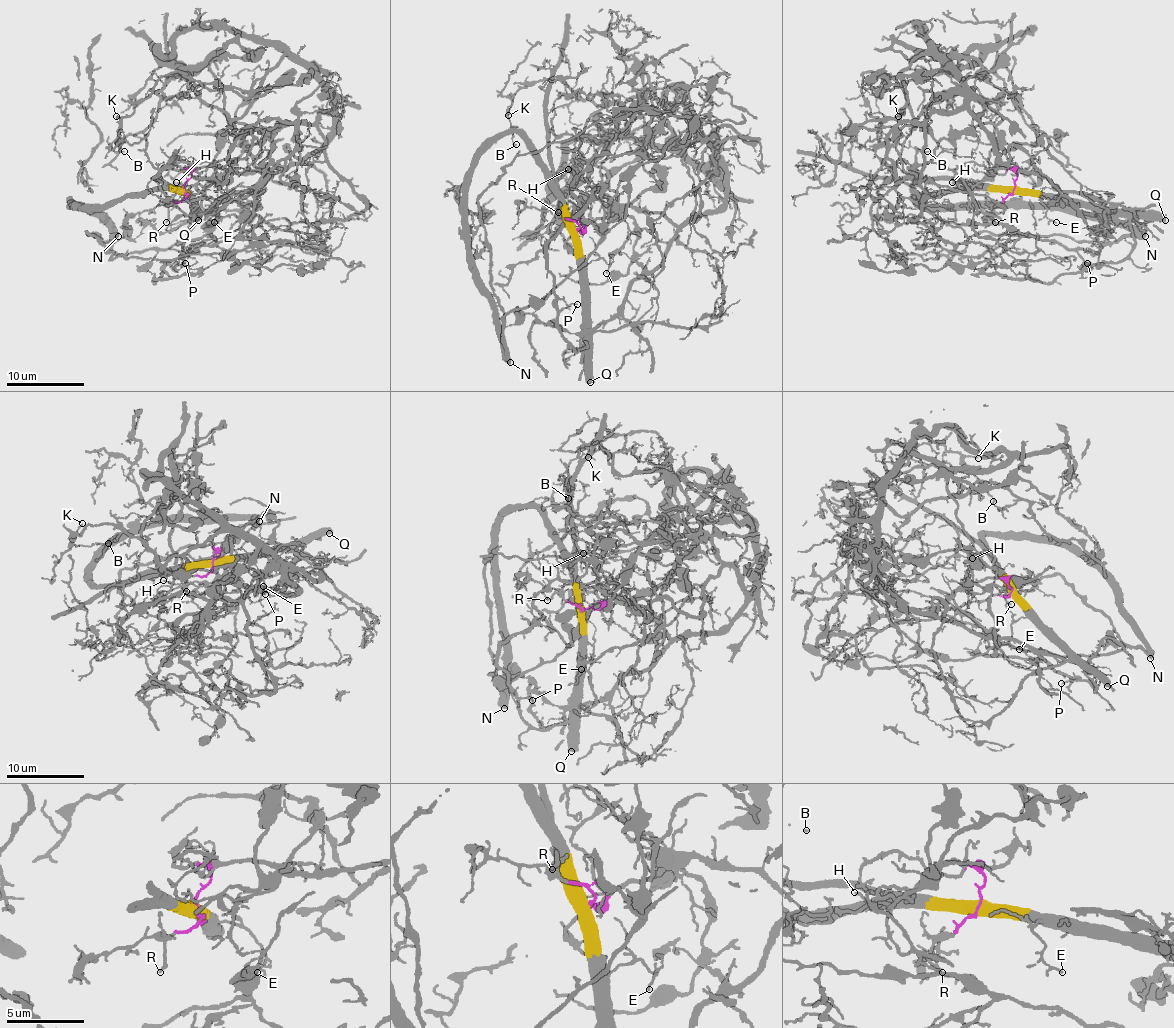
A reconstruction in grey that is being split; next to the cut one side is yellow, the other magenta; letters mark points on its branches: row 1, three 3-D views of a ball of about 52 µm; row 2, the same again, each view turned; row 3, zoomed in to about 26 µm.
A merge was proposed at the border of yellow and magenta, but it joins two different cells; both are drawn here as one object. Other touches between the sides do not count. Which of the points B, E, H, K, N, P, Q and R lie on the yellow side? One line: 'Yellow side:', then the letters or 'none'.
Yellow side: E, N, P, Q

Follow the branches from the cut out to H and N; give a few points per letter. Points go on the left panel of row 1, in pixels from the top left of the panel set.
H: (183, 188), (198, 166), (222, 170), (214, 180), (200, 180), (185, 186), (177, 182)
N: (183, 190), (142, 190), (111, 199), (103, 205), (76, 203), (78, 207), (87, 207), (118, 236)

